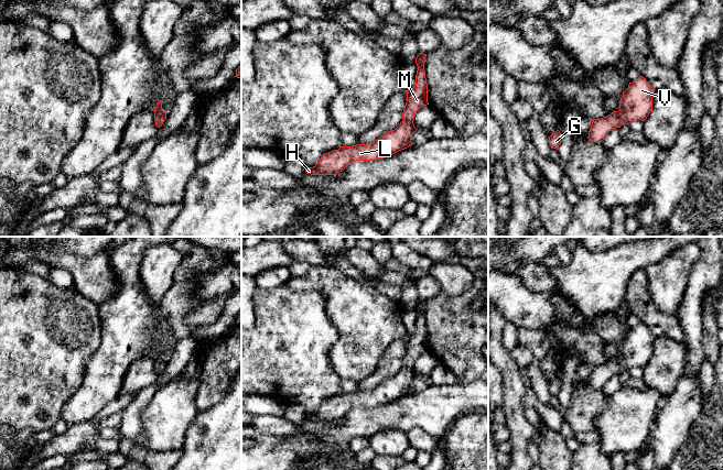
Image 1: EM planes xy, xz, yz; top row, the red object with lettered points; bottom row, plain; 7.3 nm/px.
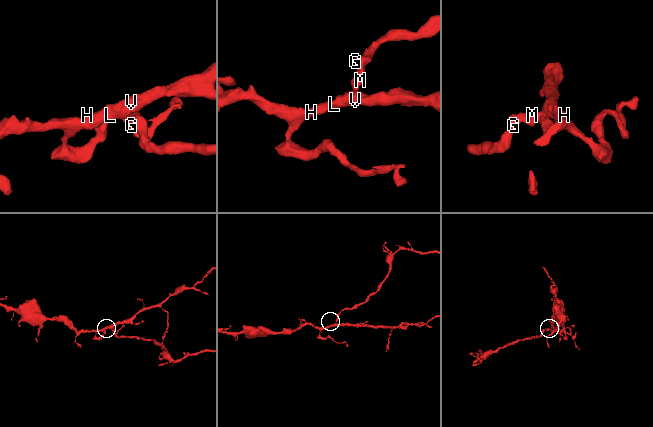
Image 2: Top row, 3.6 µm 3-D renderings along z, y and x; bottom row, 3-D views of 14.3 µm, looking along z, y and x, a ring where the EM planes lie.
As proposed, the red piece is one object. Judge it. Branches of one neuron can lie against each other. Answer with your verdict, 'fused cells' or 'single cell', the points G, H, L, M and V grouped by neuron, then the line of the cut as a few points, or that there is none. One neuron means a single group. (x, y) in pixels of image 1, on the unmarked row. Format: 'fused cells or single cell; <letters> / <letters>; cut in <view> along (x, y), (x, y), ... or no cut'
single cell; G H L M V; no cut

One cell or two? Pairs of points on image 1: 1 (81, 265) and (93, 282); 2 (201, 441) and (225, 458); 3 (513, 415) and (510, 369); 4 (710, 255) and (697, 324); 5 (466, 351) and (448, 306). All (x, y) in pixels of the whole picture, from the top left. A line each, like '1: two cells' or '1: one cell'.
1: one cell
2: one cell
3: one cell
4: one cell
5: one cell

